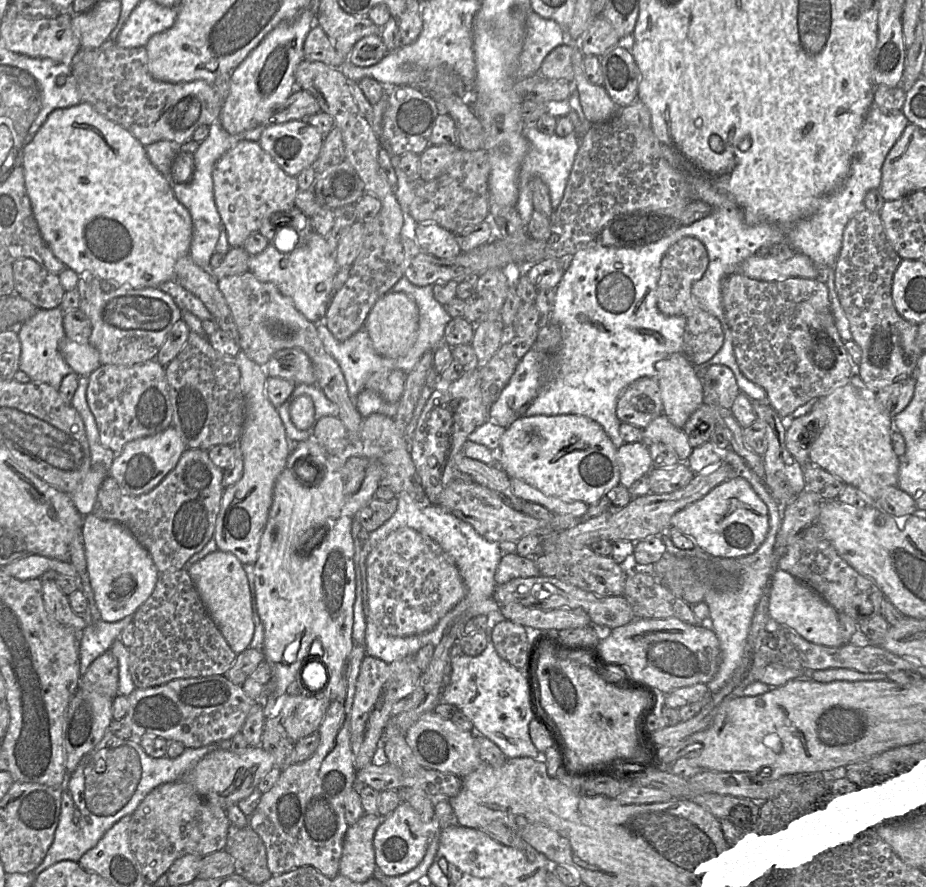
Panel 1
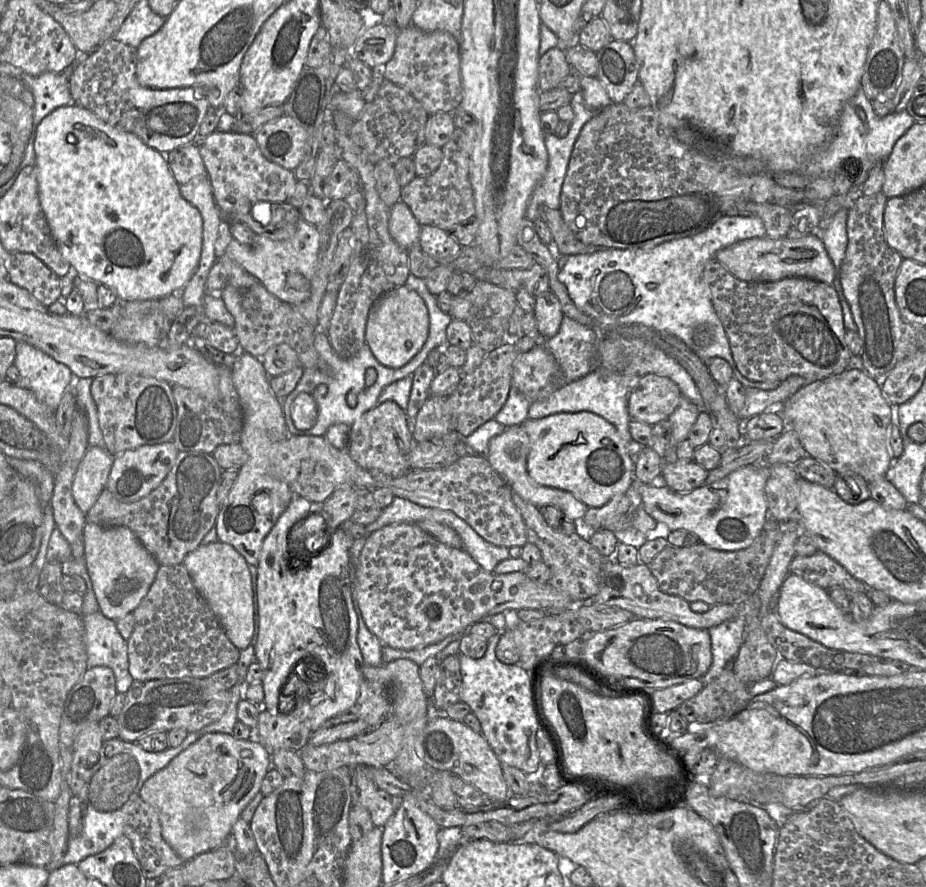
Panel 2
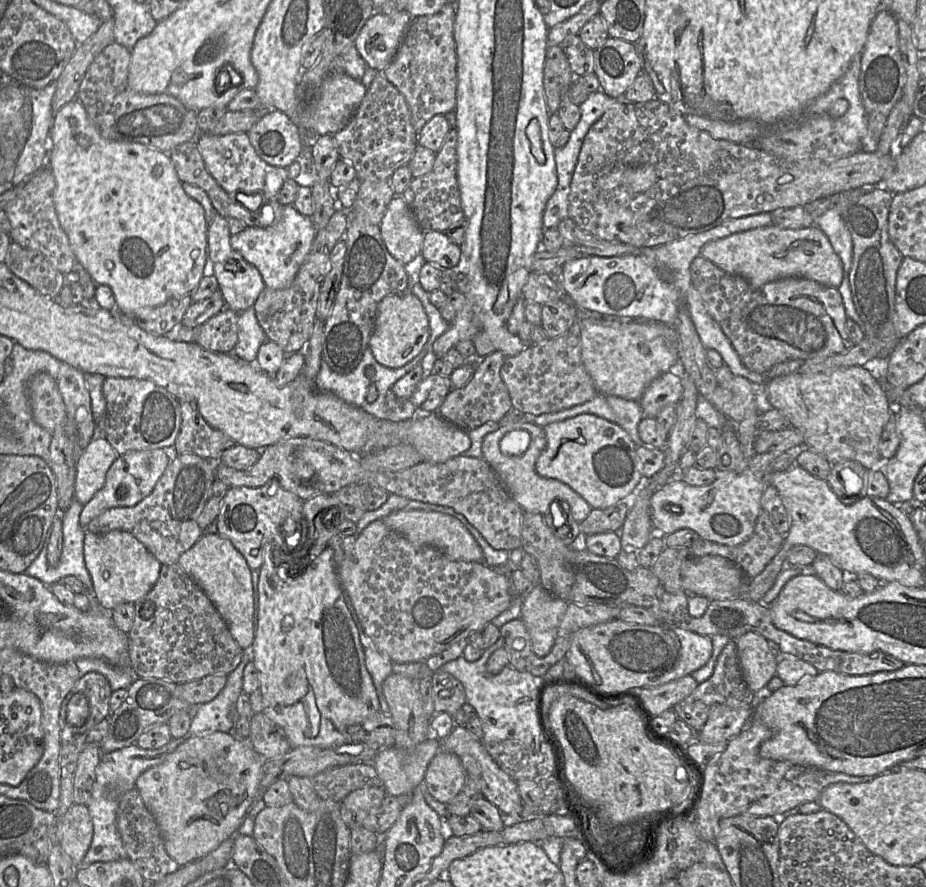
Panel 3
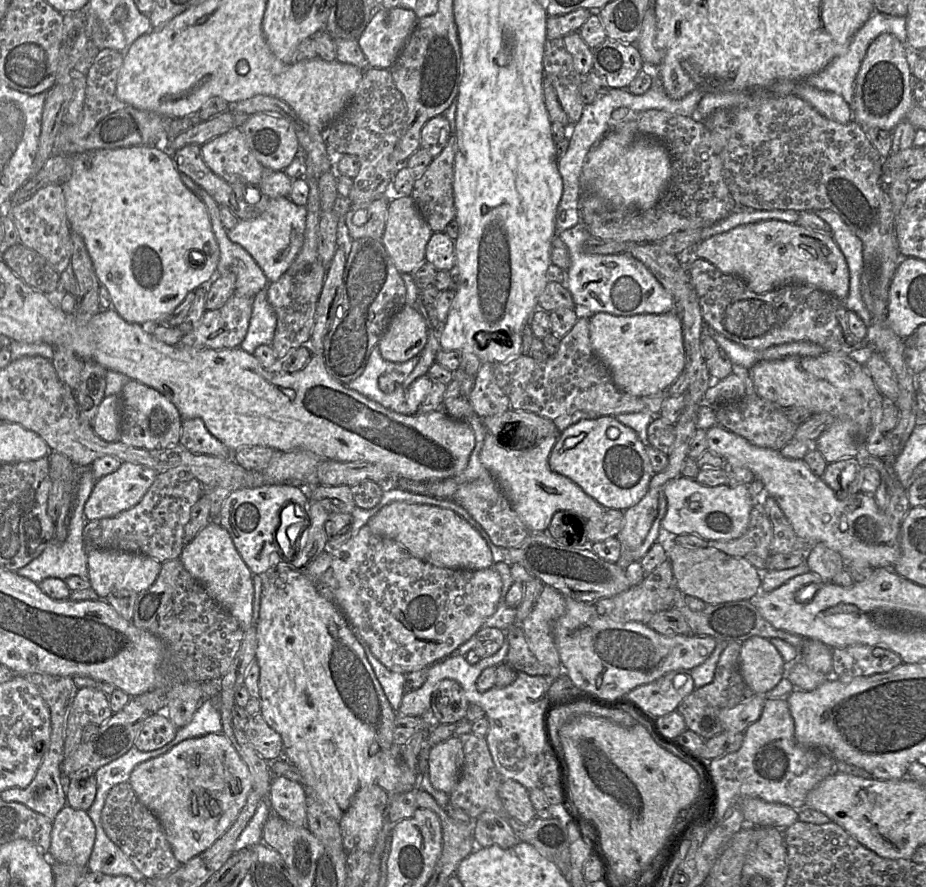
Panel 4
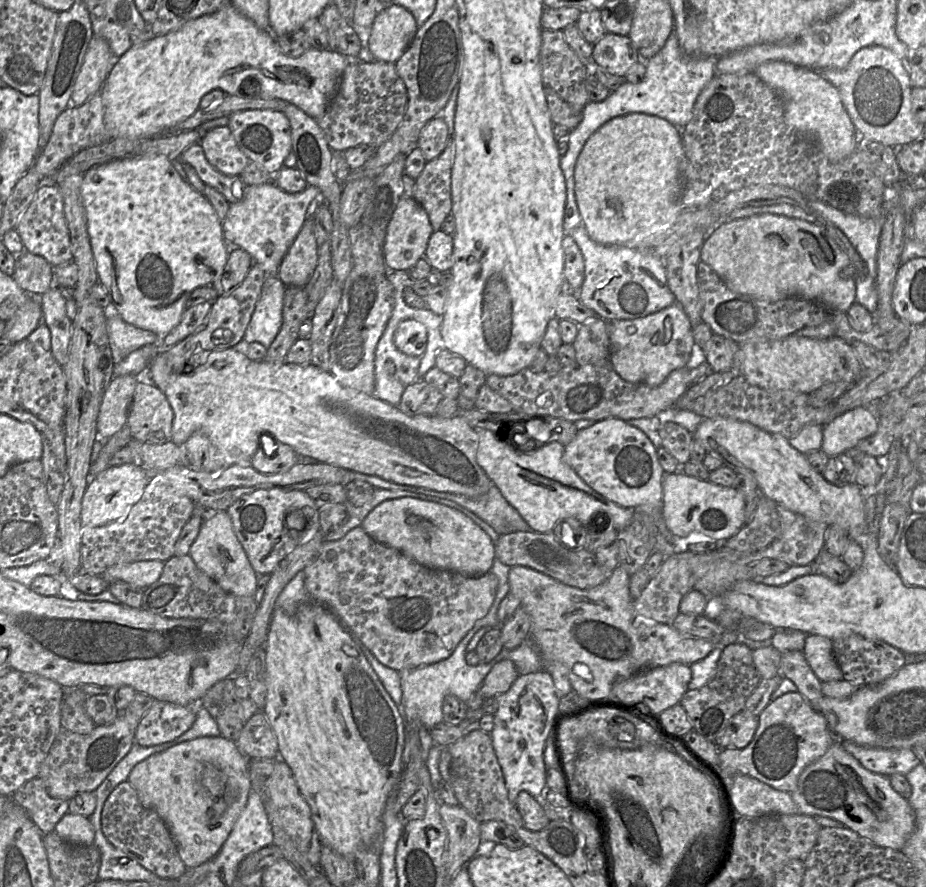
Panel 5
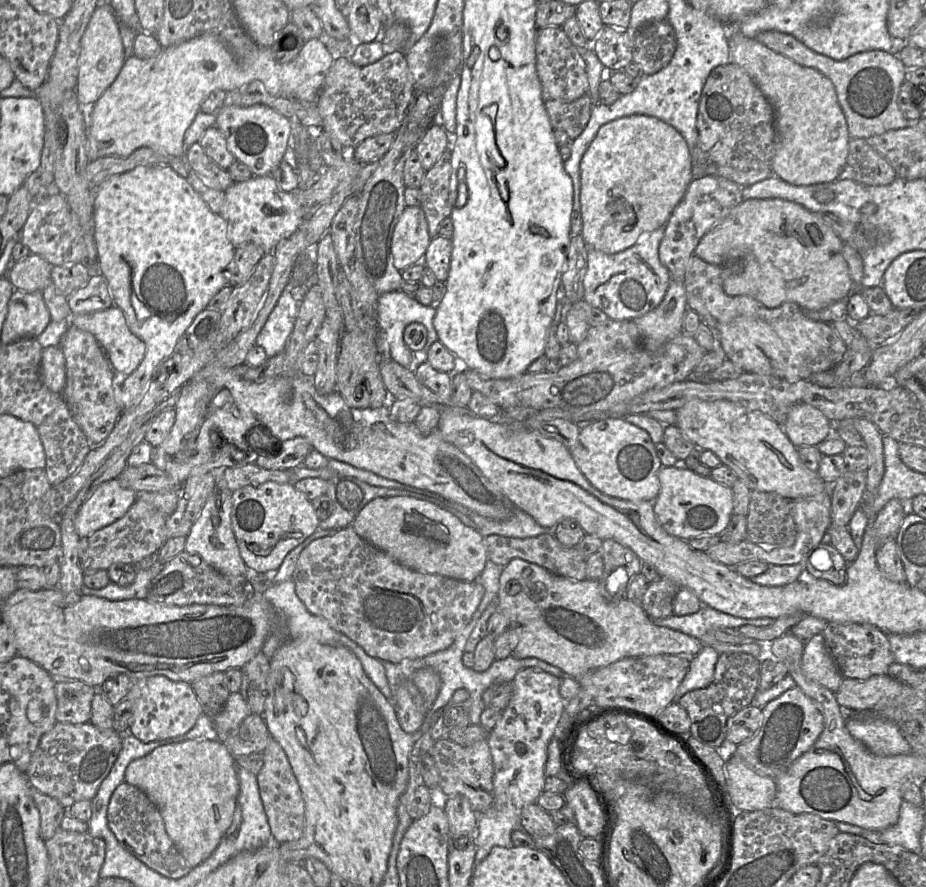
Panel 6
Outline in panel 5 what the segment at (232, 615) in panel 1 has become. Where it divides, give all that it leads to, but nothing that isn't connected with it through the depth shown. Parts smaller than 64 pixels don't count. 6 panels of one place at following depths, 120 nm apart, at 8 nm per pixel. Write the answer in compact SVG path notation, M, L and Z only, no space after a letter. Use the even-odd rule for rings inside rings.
M225 509L206 510L199 532L187 554L197 568L214 580L224 591L236 596L254 597L257 574L249 565L244 551L233 533L230 517Z

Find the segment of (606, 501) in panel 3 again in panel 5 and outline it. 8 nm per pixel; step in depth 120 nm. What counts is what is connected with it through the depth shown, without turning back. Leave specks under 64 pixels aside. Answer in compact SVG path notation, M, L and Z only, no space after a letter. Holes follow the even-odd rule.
M606 418L595 421L591 426L578 430L574 439L564 446L563 461L593 490L607 500L628 509L638 509L655 517L657 526L661 518L662 478L664 470L658 462L656 448L638 428L622 419Z

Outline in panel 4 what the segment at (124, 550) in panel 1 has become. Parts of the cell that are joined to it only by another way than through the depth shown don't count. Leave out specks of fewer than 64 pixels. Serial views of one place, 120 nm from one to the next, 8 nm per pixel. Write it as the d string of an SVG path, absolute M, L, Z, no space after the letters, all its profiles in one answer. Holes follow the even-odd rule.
M115 549L92 550L87 553L87 566L90 587L101 599L117 590L127 590L140 593L147 590L157 579L162 564L149 556L124 552Z

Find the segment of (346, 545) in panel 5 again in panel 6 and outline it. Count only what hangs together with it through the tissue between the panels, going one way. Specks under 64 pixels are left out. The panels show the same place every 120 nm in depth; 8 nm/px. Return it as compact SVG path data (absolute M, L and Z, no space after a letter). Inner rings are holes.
M350 525L335 531L332 535L318 538L310 543L298 557L292 579L295 583L295 591L298 598L303 602L309 612L326 619L334 629L357 643L369 656L381 662L391 663L398 663L403 659L422 658L450 647L459 633L471 621L485 594L485 589L479 581L459 581L437 574L422 573L401 565L389 555L362 539Z

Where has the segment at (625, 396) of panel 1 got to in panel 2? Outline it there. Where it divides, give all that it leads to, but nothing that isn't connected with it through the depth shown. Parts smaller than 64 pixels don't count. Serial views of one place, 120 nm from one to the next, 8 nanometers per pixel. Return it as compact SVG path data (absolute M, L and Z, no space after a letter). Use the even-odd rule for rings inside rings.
M646 374L628 396L628 413L633 421L650 426L666 420L681 402L678 386L669 378Z

